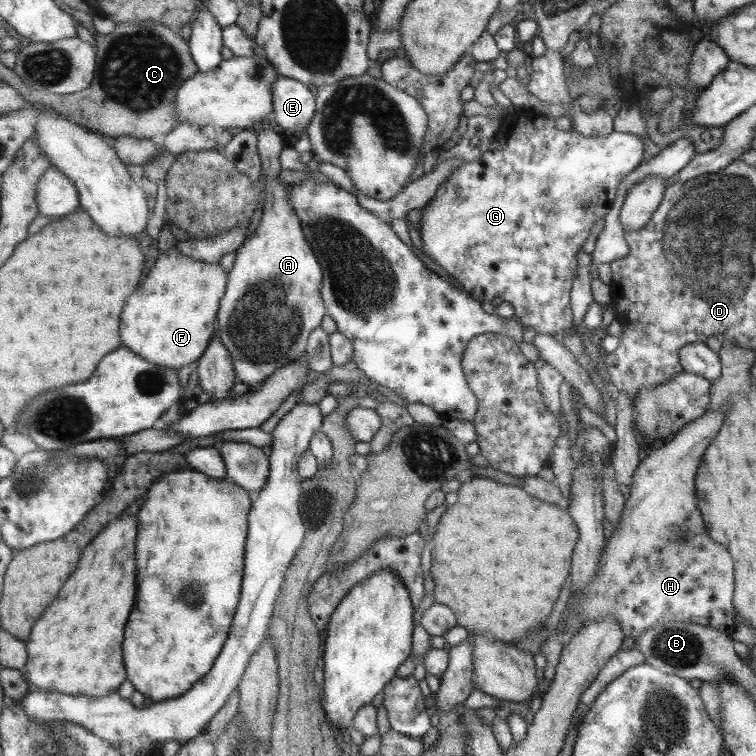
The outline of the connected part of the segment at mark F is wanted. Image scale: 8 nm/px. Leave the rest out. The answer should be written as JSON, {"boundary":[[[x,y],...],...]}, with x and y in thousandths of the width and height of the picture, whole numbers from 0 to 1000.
{"boundary":[[[225,328],[218,333],[210,333],[205,351],[200,353],[200,357],[194,357],[194,365],[192,370],[187,373],[187,378],[181,378],[181,384],[176,386],[176,394],[171,394],[171,399],[165,399],[165,415],[160,415],[160,455],[163,459],[169,459],[176,468],[185,470],[187,474],[194,479],[206,481],[208,484],[217,484],[218,487],[226,487],[235,489],[245,481],[253,481],[258,476],[263,476],[263,471],[269,471],[270,463],[275,458],[276,444],[282,442],[282,418],[287,413],[287,399],[290,394],[296,392],[296,384],[302,376],[302,362],[295,360],[295,356],[290,353],[287,348],[271,348],[266,344],[258,344],[250,341],[250,339],[239,337],[239,333],[231,328]]]}

